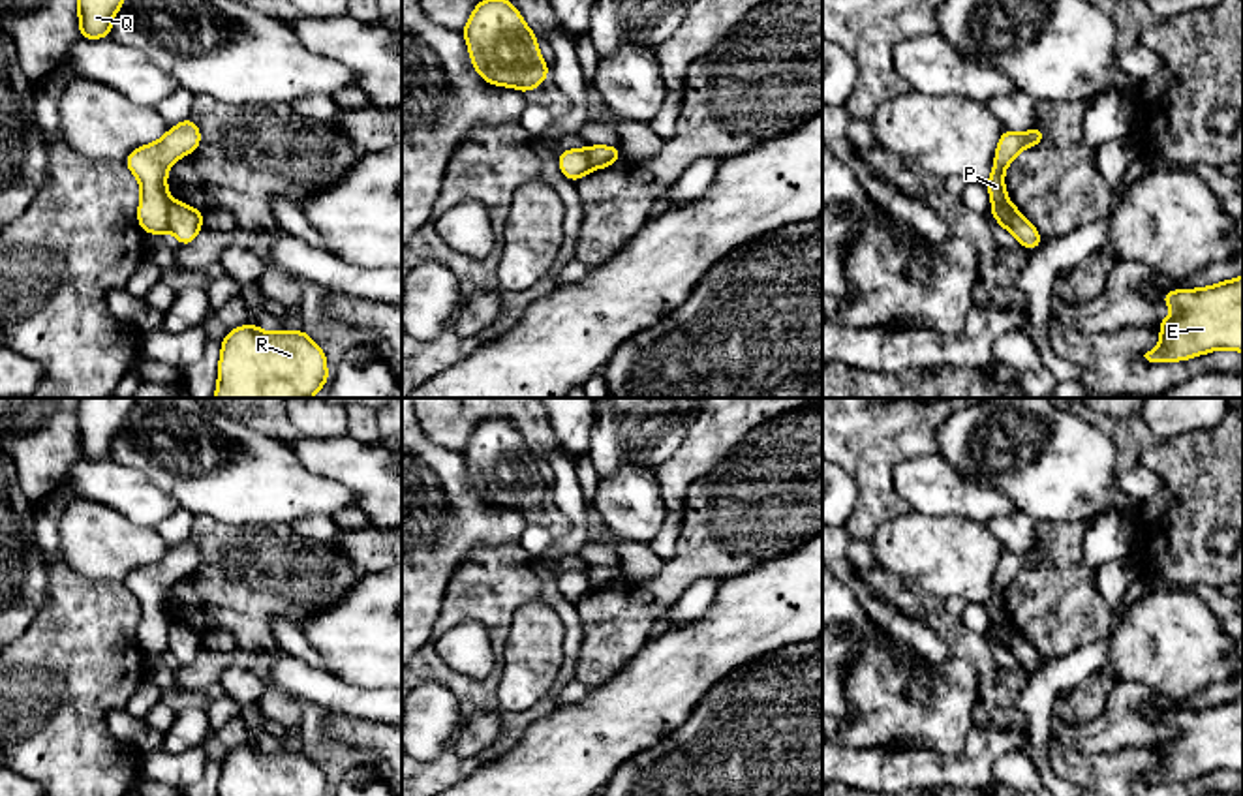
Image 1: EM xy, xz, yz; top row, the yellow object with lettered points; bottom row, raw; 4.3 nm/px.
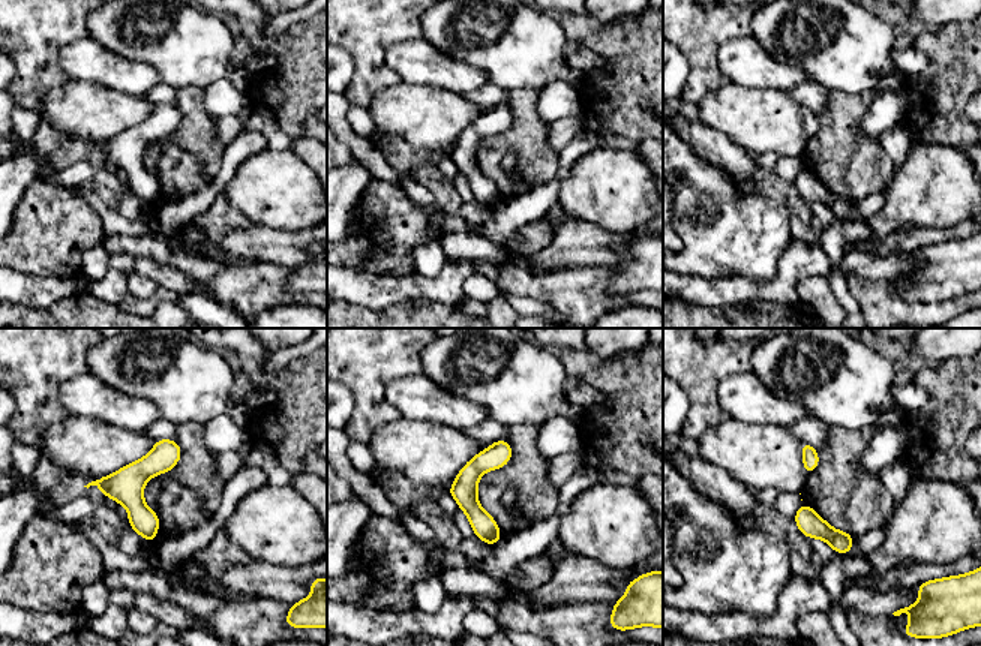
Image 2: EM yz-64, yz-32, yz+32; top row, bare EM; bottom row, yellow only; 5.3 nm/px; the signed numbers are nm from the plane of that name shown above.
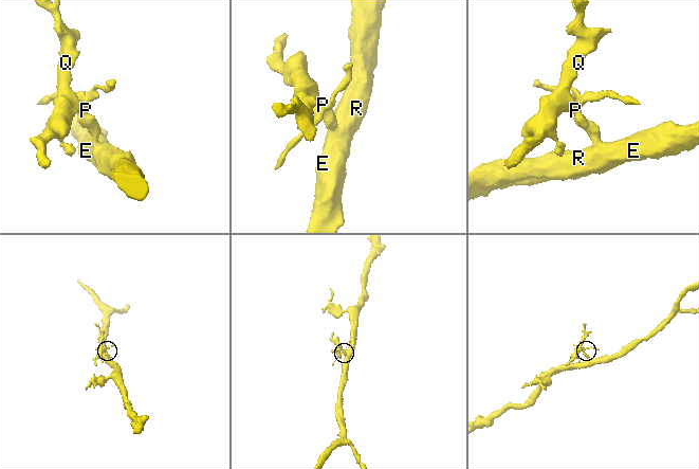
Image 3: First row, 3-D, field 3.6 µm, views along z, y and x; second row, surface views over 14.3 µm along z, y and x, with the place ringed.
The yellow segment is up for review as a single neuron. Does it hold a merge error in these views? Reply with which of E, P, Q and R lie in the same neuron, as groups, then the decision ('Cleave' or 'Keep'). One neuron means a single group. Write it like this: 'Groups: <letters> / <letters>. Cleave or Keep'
Groups: E R / P Q. Cleave

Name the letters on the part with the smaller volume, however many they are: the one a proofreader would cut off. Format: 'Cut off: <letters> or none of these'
Cut off: P, Q

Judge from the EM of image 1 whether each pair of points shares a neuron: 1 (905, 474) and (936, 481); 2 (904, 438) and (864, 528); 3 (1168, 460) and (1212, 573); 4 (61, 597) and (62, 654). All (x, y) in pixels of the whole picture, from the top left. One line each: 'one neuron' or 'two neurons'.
1: one neuron
2: one neuron
3: one neuron
4: one neuron

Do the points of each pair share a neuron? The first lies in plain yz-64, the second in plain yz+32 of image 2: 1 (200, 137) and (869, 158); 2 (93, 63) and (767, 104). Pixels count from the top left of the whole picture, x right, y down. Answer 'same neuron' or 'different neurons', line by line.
1: same neuron
2: different neurons

